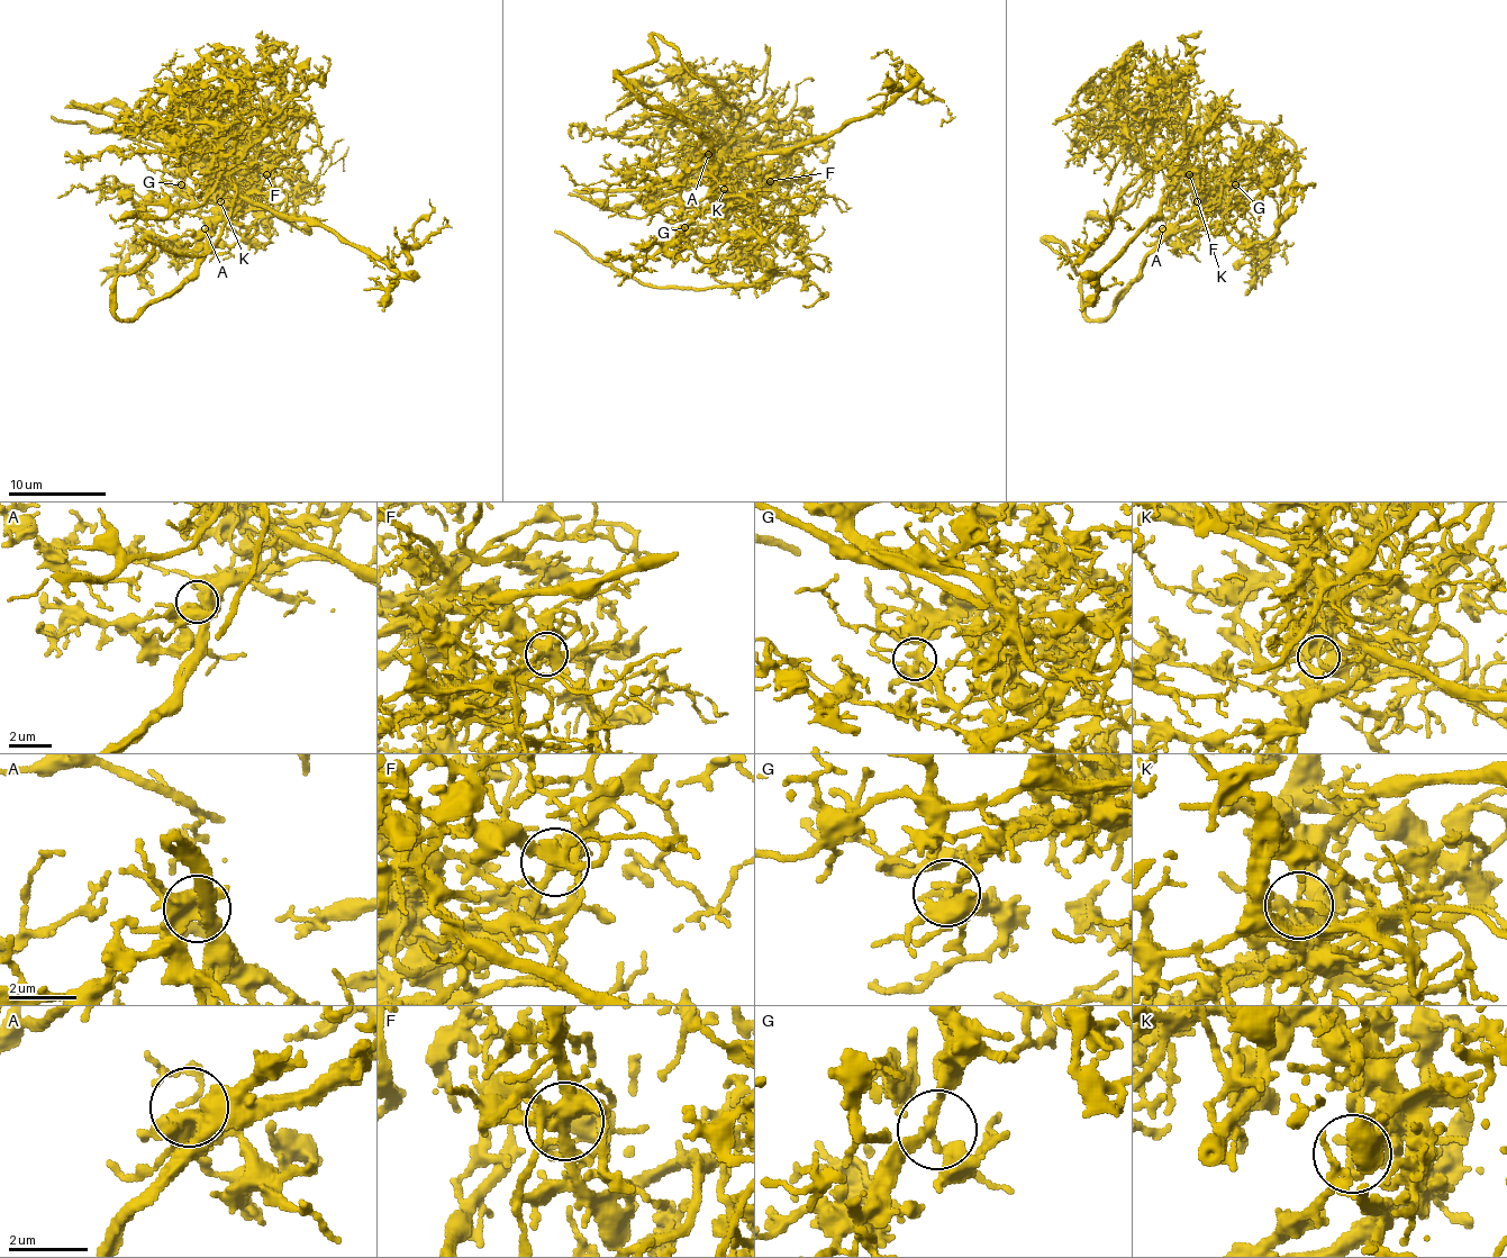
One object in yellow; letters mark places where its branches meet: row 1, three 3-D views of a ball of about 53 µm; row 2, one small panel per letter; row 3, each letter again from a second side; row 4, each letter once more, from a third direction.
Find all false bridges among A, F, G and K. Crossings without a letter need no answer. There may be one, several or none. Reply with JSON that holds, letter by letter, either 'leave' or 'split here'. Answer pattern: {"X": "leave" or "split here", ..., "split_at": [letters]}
{"A": "leave", "F": "split here", "G": "leave", "K": "split here", "split_at": ["F", "K"]}

